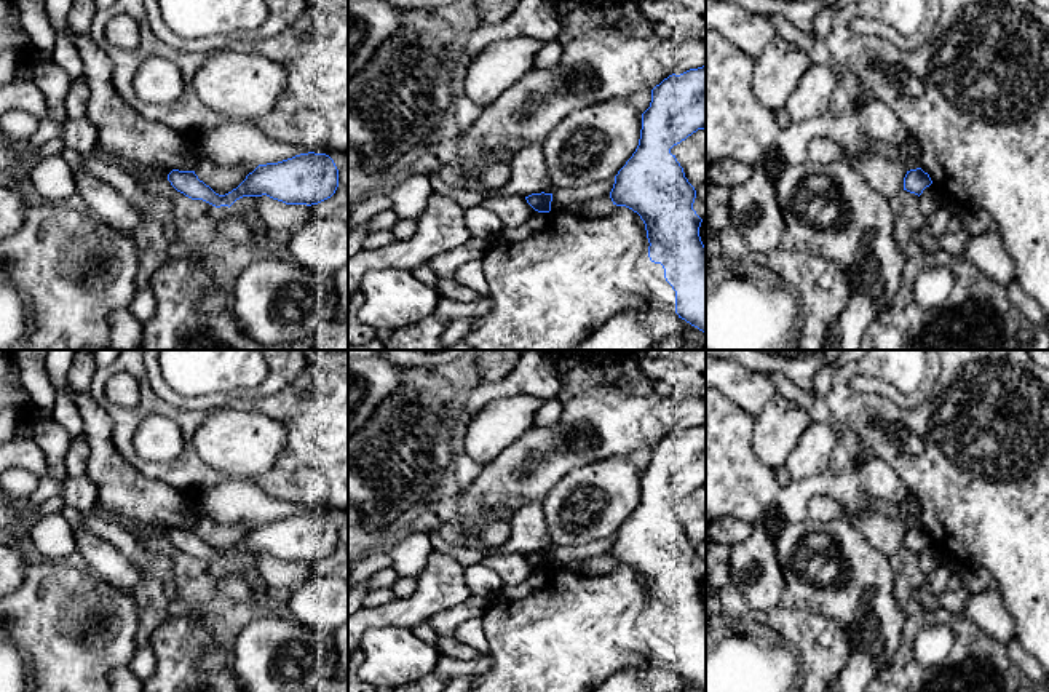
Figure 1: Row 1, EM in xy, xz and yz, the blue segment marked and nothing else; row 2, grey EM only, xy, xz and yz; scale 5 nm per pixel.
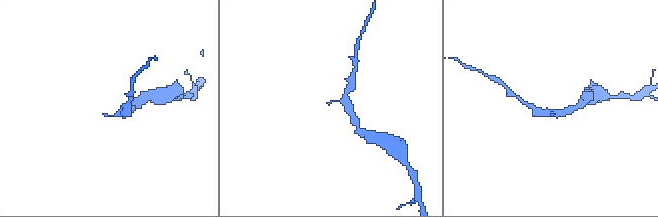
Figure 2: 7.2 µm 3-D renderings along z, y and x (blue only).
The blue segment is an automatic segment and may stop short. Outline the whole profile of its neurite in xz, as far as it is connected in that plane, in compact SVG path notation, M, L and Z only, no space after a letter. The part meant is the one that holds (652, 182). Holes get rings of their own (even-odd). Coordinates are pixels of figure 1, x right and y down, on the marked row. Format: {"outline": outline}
{"outline": "M706 66L680 75L669 75L651 89L650 107L642 113L635 152L615 176L610 198L616 206L637 213L645 224L648 257L664 268L664 278L675 291L675 313L706 332L706 246L699 237L703 219L693 209L695 187L671 149L698 129L706 128Z"}

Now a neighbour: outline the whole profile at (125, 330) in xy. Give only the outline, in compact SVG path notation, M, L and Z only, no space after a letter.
M117 310L110 318L112 350L141 350L142 323L128 310Z

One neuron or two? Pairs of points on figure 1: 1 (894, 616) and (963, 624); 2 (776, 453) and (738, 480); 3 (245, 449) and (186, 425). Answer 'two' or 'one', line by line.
1: two
2: two
3: two

